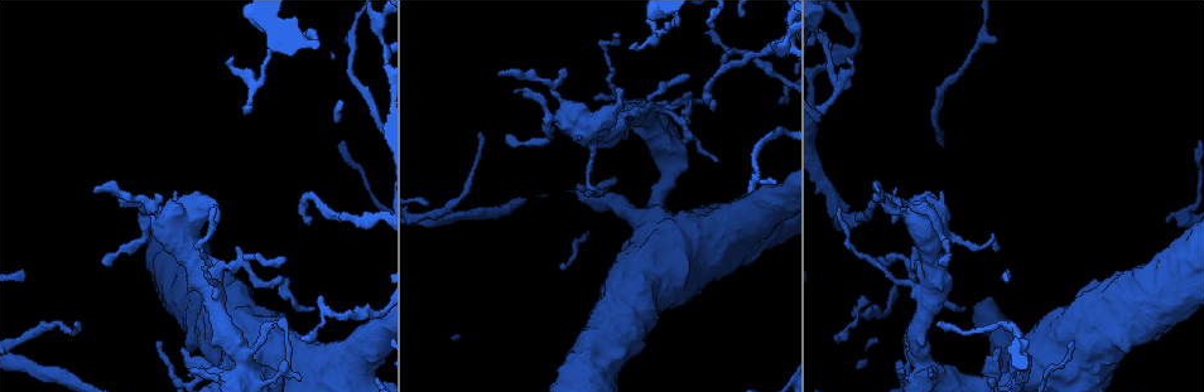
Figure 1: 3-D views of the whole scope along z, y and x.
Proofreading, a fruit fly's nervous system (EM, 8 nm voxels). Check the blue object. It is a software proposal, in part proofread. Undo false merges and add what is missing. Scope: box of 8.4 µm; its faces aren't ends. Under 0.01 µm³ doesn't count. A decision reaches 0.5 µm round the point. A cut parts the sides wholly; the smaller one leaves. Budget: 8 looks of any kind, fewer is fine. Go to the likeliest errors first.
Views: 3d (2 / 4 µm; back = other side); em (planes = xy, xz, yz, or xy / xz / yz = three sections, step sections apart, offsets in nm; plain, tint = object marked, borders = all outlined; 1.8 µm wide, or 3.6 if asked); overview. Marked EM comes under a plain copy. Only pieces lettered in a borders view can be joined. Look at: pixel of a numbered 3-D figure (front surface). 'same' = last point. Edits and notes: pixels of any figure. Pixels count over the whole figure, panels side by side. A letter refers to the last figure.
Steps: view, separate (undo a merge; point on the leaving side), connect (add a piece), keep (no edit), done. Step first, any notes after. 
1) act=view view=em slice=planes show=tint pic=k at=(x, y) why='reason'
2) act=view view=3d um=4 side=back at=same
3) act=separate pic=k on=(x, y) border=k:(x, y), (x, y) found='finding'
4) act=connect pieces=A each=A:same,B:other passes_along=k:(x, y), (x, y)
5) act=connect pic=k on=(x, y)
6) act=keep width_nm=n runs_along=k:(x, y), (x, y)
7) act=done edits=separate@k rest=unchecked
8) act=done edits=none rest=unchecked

act=view view=3d um=4 pic=1 at=(849, 59) why='branch stops here'

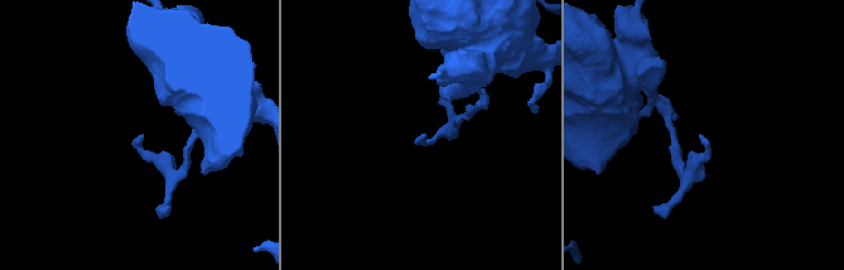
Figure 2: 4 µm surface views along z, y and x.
act=view view=em slice=planes show=borders pic=2 at=(423, 136)

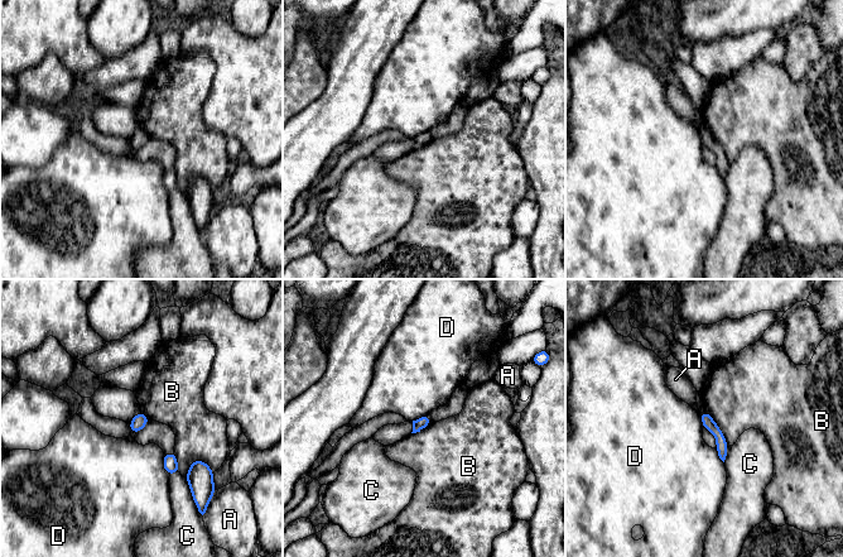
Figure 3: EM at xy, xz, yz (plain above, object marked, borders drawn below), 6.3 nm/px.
act=keep each=A:other,B:other,C:other,D:other border=3:(213, 471), (194, 460), (184, 478) found='none of them fits'

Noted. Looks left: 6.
act=view view=3d um=4 pic=1 at=(656, 215) why='thick turns thin'

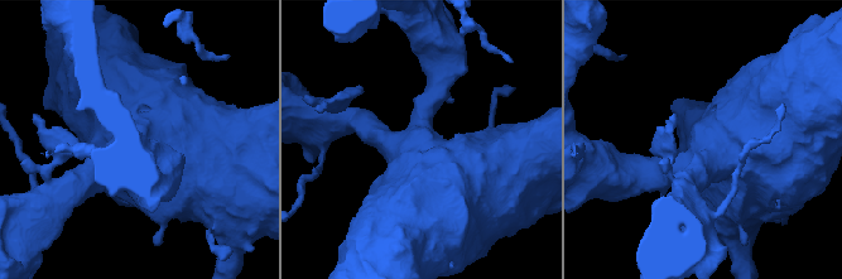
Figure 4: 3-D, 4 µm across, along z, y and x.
act=view view=em um=3.6 slice=xy step=16 show=borders pic=4 at=(708, 156) why='now the EM'

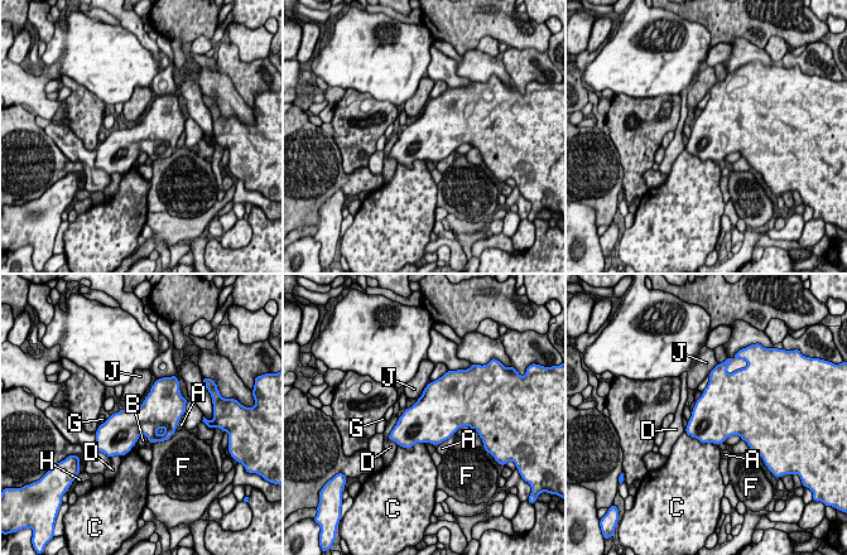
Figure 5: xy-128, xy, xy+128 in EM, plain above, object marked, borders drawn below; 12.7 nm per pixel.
act=keep width_nm=400 each=A:other,B:other,C:other,D:other,F:other,G:other,H:other,J:other found='one cell here'

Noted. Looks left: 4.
act=view view=em slice=xz step=16 show=borders pic=1 at=(73, 326) why='long arm stops here'

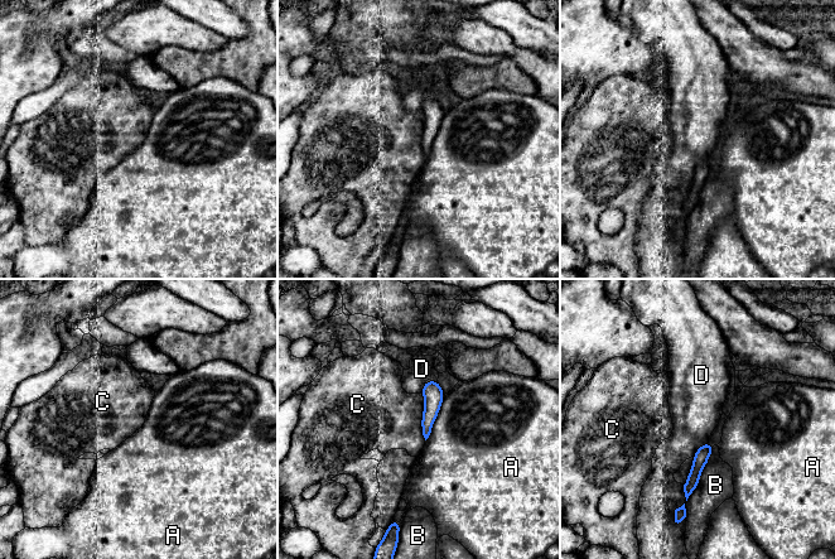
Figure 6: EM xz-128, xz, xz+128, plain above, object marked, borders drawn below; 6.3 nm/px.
act=keep each=A:other,B:other,C:other,D:other runs_along=6:(706, 446), (688, 491) found='none of them fits'

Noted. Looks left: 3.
act=done edits=none rest=unchecked

